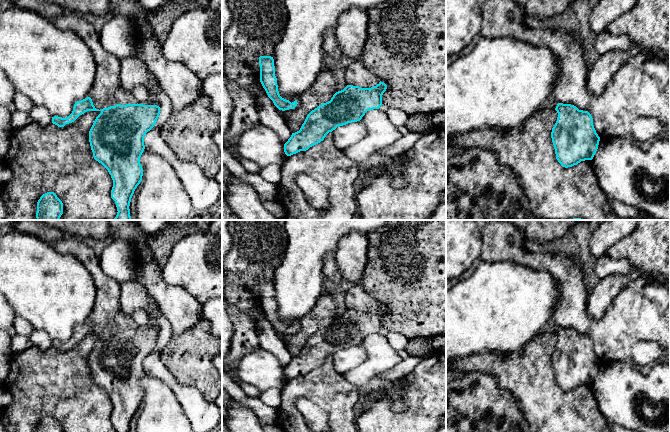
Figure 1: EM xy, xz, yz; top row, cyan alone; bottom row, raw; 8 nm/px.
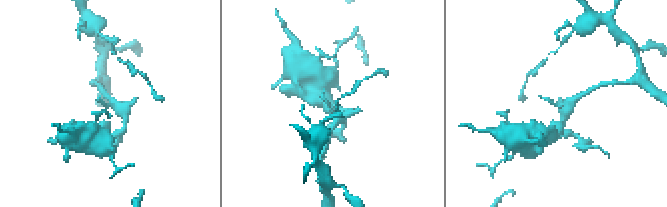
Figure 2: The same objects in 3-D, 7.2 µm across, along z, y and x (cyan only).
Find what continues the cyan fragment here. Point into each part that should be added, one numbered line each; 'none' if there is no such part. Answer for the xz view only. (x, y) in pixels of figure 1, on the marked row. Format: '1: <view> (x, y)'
none

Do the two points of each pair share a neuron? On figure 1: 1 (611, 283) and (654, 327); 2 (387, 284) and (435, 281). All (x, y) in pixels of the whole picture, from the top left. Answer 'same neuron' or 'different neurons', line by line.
1: different neurons
2: same neuron

